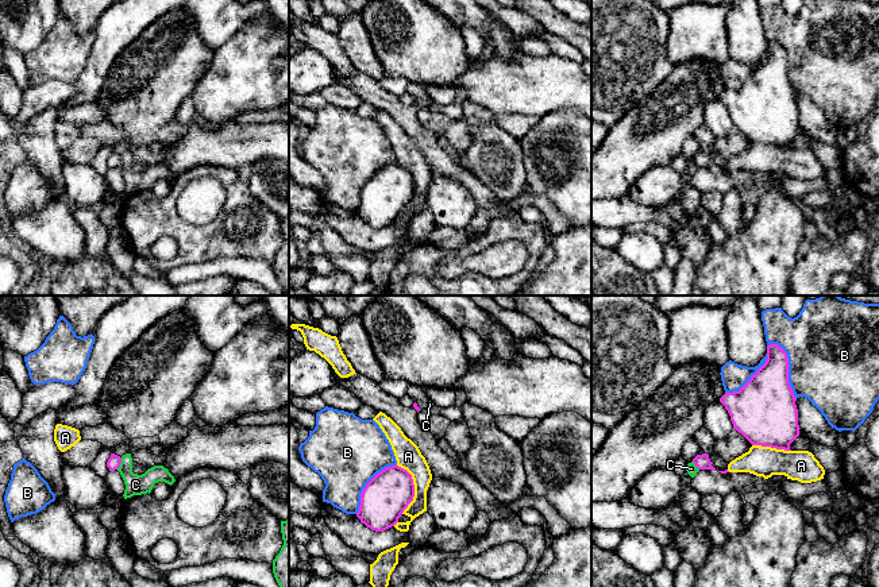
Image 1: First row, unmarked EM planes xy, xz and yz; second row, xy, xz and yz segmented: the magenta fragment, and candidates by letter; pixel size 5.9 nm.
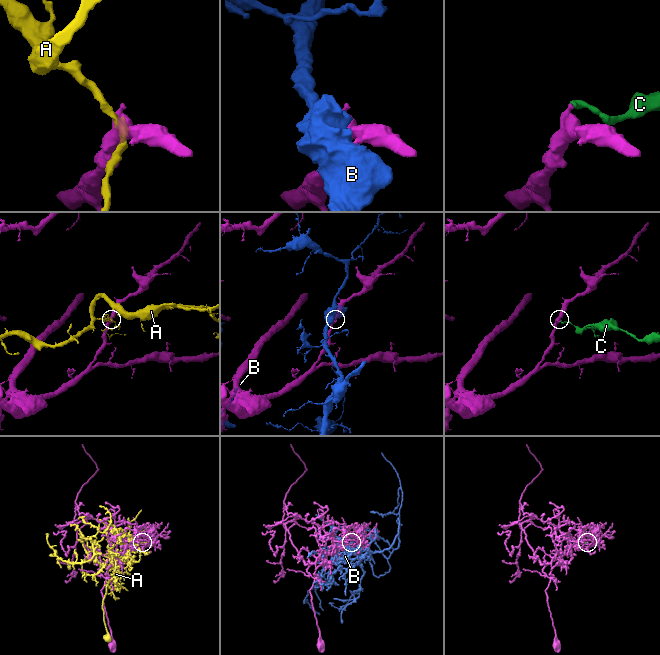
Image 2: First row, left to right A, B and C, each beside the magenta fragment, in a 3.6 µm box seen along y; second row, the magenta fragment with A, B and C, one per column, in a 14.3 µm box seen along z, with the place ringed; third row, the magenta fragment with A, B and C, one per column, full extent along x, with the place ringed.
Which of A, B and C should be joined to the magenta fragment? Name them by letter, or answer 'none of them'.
none of them

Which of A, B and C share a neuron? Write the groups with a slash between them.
A / B / C

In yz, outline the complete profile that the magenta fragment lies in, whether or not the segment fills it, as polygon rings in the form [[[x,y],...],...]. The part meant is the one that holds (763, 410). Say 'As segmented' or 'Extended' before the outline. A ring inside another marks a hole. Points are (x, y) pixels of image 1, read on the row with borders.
As segmented. [[[778,344],[767,347],[767,360],[739,390],[725,393],[720,402],[730,416],[733,429],[752,445],[791,451],[790,444],[799,436],[798,409],[789,382],[789,358]]]

